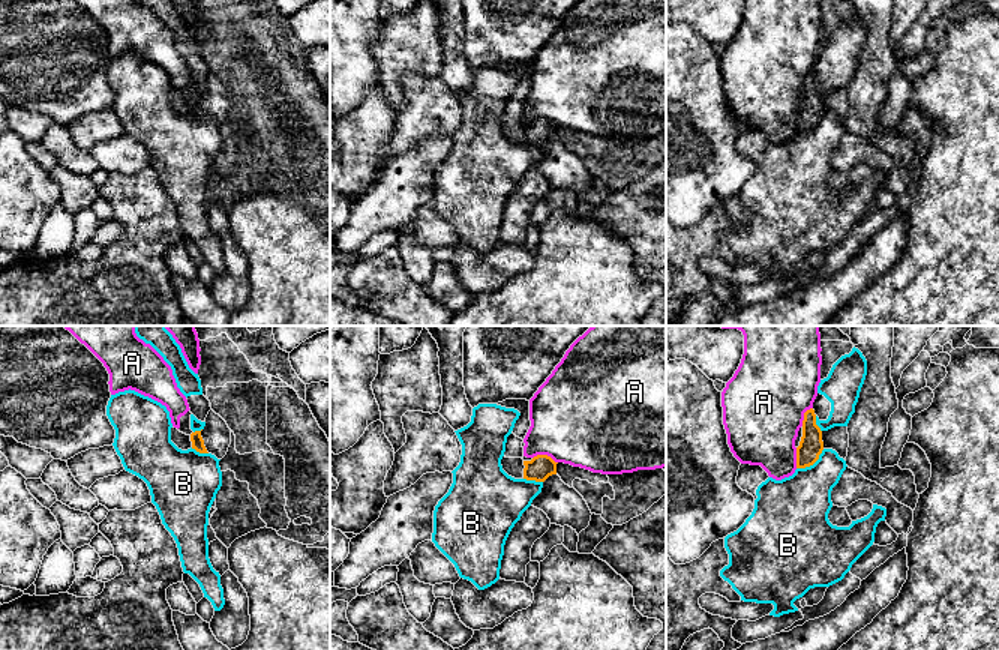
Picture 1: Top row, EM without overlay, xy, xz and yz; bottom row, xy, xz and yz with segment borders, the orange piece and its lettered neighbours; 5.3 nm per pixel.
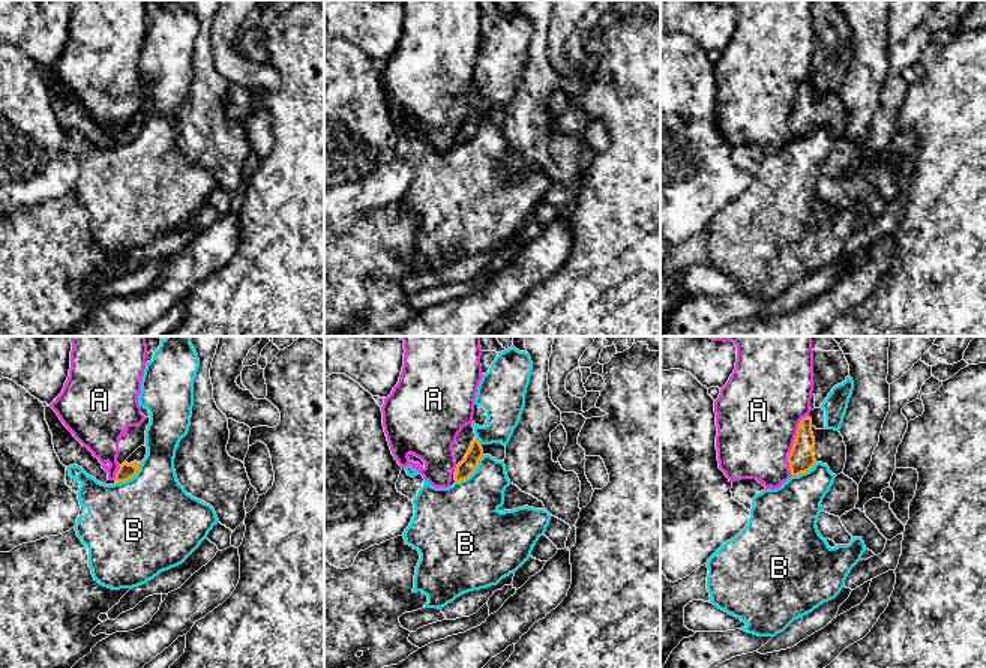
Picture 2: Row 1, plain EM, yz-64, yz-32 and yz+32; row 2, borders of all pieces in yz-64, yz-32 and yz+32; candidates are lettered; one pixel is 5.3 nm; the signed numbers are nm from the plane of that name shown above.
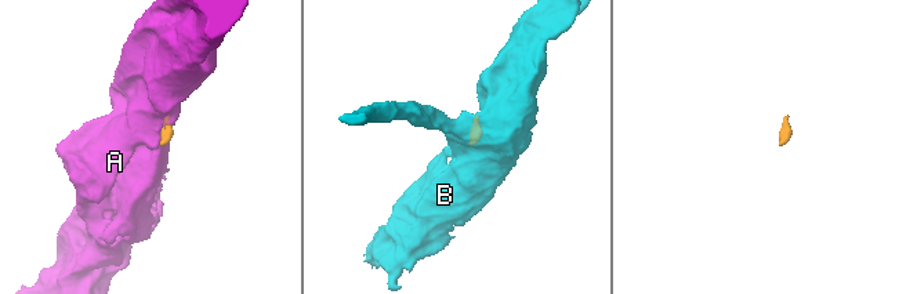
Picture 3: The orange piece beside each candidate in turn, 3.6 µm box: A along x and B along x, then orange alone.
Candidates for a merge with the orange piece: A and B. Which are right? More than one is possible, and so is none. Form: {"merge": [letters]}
{"merge": []}

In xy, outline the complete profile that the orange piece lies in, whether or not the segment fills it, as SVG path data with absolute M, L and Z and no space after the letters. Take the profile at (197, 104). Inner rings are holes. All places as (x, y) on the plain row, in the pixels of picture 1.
M210 74L202 95L186 99L172 90L171 105L182 114L192 111L200 117L212 117L222 123L231 108L231 93L219 78Z

